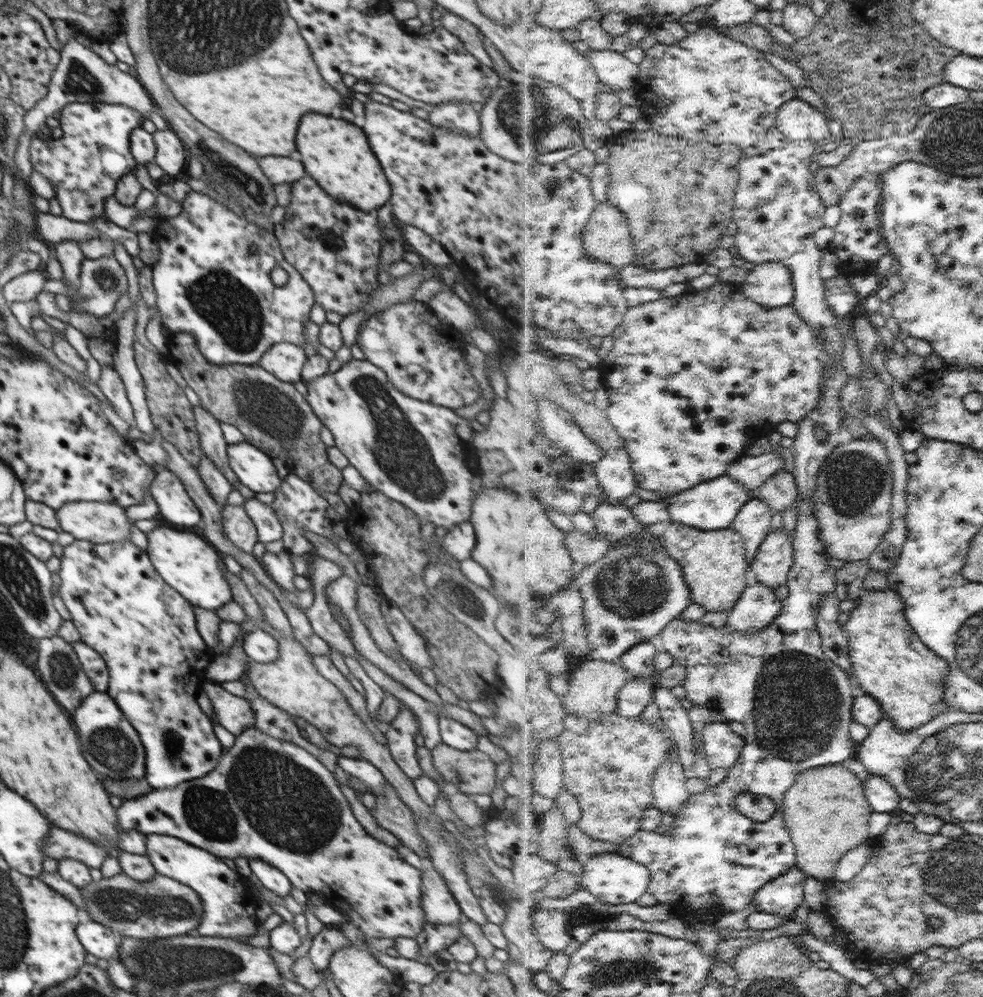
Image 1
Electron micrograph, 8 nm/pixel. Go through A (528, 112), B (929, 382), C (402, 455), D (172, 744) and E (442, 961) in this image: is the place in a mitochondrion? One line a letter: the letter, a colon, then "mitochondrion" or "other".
A: mitochondrion
B: other
C: mitochondrion
D: mitochondrion
E: other

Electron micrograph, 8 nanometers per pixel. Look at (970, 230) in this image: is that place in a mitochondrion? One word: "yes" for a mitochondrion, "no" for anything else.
no

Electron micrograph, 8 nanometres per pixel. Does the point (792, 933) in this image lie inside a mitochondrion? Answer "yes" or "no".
no

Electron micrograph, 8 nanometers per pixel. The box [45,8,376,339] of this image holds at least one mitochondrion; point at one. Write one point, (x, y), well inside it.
(254, 188)

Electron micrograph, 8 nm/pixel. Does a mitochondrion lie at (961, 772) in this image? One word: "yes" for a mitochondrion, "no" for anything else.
yes

